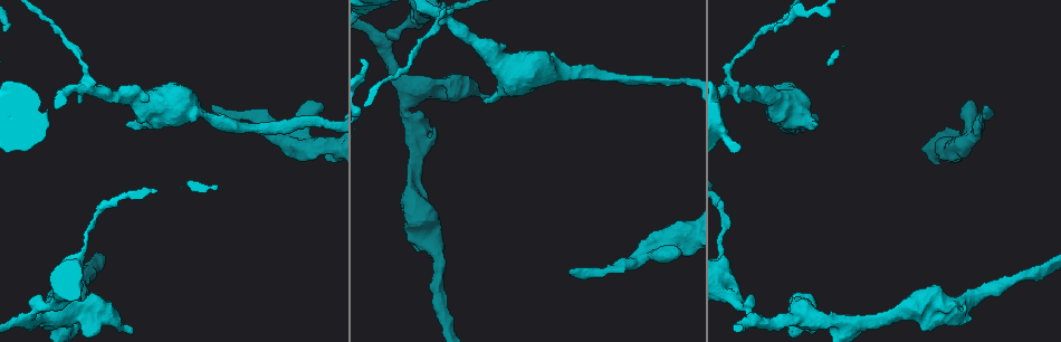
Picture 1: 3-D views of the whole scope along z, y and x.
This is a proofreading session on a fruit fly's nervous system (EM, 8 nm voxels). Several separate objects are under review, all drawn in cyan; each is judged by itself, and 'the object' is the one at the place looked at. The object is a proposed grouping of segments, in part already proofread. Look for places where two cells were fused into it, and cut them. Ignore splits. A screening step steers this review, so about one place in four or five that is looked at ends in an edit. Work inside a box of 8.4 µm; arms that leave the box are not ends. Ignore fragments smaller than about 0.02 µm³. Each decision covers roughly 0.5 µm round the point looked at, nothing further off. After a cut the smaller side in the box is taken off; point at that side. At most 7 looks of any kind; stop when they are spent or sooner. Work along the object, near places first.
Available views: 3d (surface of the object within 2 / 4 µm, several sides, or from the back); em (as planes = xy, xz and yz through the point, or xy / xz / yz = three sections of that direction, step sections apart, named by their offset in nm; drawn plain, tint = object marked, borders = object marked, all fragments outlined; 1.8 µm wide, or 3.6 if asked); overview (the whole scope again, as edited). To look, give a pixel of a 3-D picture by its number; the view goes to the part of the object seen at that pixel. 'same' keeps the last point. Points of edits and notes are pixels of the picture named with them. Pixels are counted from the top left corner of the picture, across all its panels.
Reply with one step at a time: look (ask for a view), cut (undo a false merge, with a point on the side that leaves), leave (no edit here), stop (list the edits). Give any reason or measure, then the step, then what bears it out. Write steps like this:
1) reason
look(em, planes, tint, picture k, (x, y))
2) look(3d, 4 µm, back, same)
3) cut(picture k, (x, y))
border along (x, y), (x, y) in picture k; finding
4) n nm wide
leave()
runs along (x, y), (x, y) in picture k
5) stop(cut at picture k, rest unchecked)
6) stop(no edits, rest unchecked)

calibre changes
look(em, planes, tint, picture 1, (779, 99))

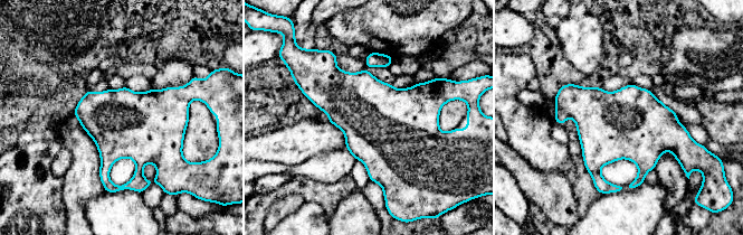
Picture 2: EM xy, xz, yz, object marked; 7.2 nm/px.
480 nm wide
leave()
all the same cell

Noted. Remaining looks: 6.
arms part here
look(em, 3.6 µm, planes, tint, picture 1, (89, 86))

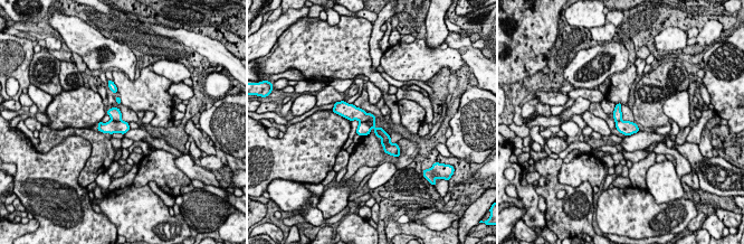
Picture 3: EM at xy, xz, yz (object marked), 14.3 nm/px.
cut(picture 3, (363, 129))
border along (360, 122), (366, 122), (370, 129) in picture 3; a second cell is stuck on

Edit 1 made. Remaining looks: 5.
sudden change in width
look(3d, 2 µm, back, picture 1, (666, 243))

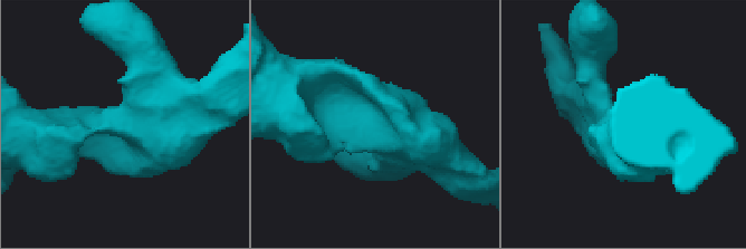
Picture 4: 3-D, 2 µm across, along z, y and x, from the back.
shape alone is not enough
look(em, xz, step 16, tint, picture 4, (375, 132))

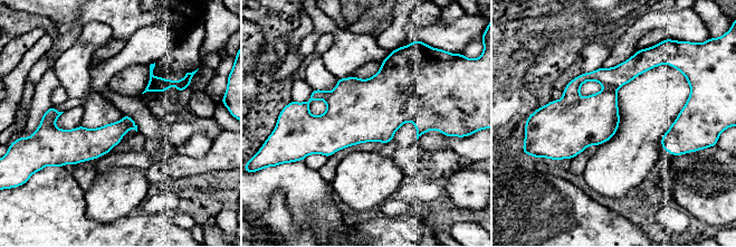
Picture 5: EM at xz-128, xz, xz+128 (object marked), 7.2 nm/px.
3 arms; arms of 280, 340, 460 nm
leave()
continuous, no second cell

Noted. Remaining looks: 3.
stop(cut at picture 3, rest unchecked)

